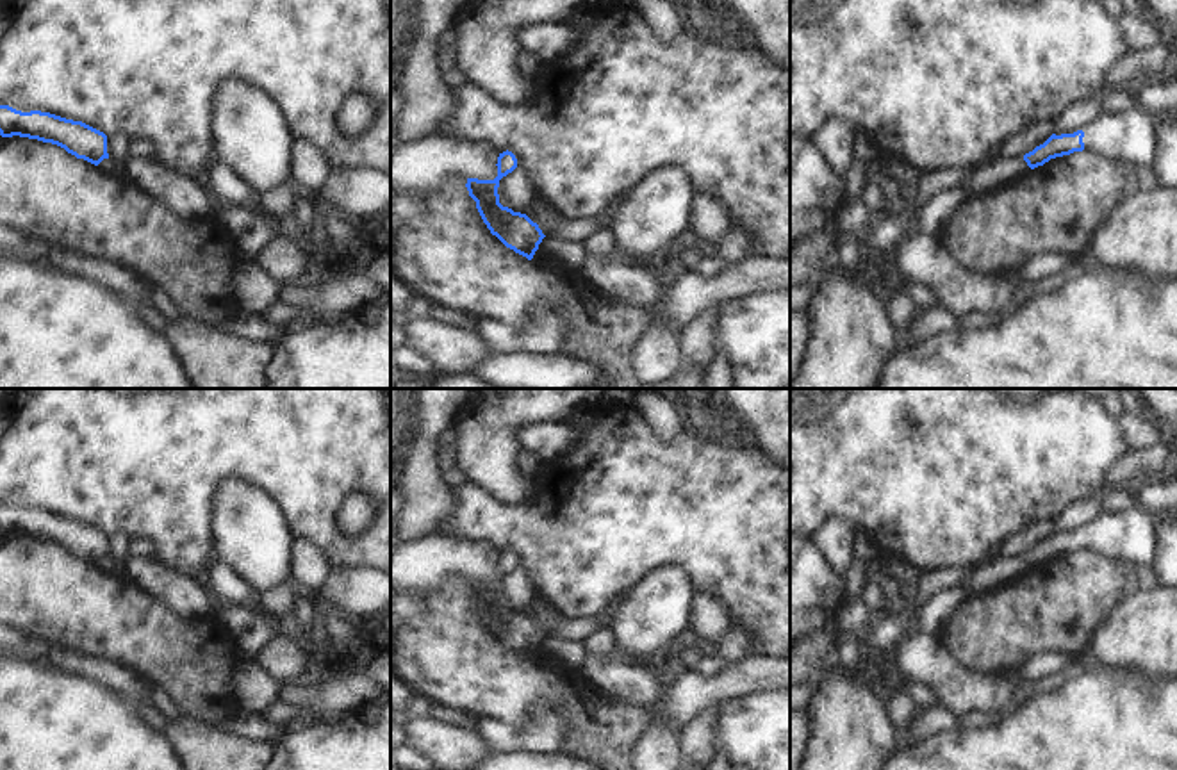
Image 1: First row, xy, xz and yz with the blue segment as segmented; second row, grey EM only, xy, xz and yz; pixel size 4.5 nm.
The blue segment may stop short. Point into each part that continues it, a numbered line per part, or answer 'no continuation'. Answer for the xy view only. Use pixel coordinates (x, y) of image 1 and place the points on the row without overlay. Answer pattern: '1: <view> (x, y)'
no continuation.

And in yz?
1: yz (1129, 535).

